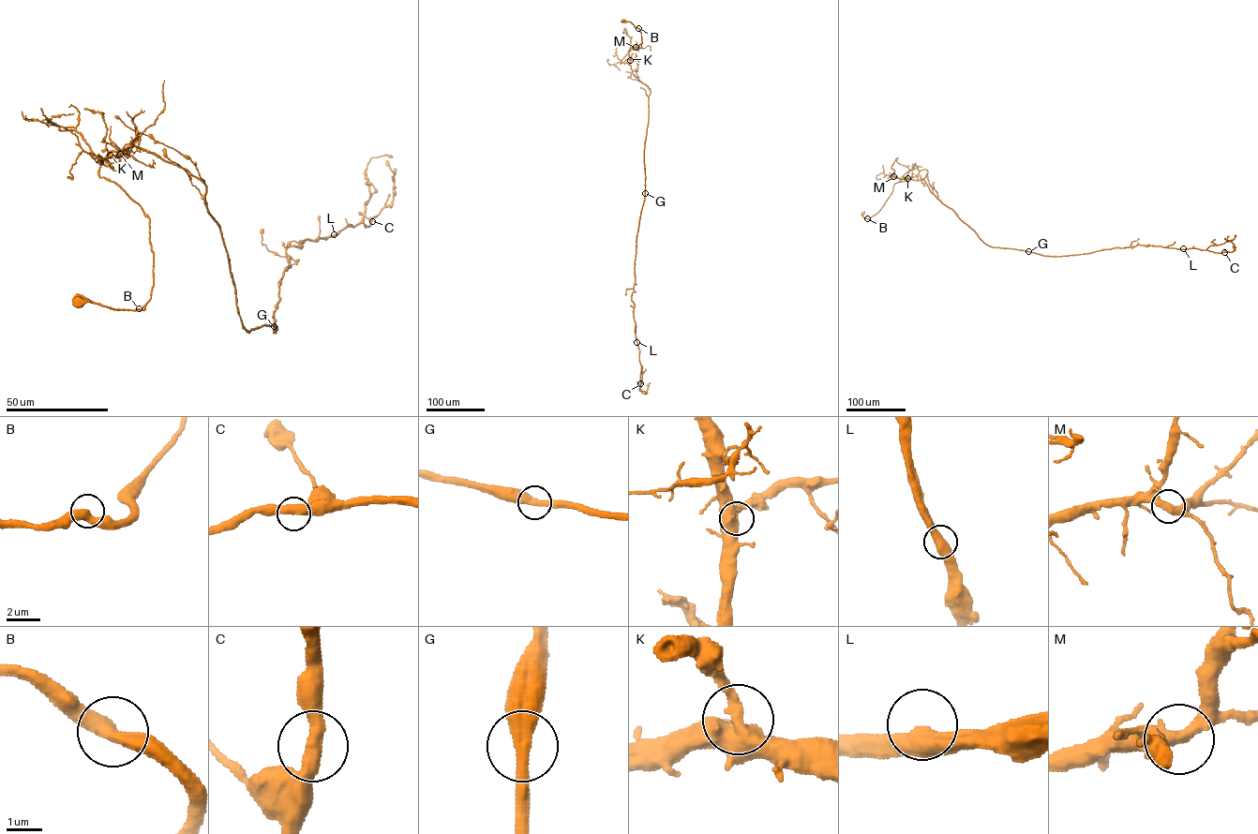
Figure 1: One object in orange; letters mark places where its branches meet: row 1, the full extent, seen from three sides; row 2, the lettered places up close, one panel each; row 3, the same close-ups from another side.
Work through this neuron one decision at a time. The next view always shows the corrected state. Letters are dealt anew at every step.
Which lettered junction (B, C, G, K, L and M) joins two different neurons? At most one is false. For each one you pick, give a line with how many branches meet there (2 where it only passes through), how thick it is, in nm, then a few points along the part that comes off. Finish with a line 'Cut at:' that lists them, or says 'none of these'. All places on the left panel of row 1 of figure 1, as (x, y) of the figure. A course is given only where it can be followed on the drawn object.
Cut at: none of these

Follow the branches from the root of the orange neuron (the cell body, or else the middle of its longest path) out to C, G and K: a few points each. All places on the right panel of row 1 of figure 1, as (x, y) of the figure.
C: (862, 214), (867, 218), (876, 214), (901, 179), (922, 178), (993, 247), (1051, 256), (1138, 245), (1224, 252)
G: (862, 214), (867, 218), (876, 214), (901, 179), (922, 179), (932, 193), (986, 244), (1028, 251)
K: (862, 214), (867, 218), (876, 214), (892, 192), (894, 184), (907, 178)

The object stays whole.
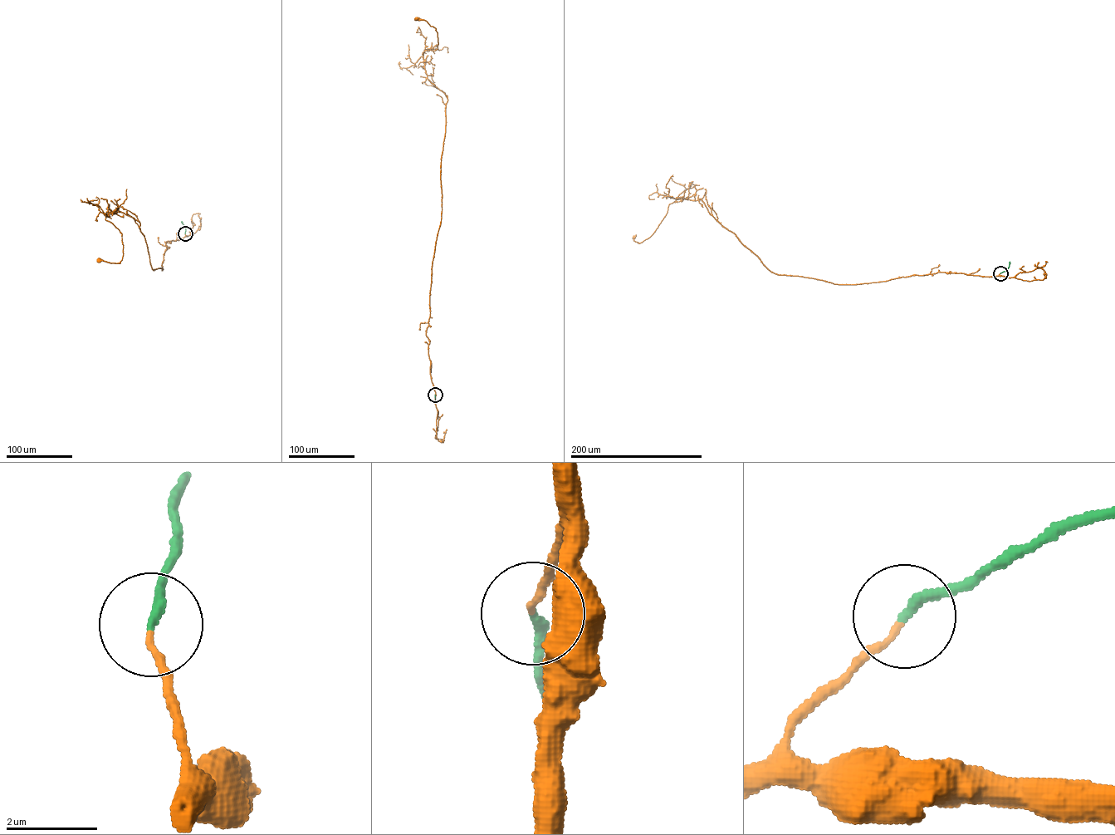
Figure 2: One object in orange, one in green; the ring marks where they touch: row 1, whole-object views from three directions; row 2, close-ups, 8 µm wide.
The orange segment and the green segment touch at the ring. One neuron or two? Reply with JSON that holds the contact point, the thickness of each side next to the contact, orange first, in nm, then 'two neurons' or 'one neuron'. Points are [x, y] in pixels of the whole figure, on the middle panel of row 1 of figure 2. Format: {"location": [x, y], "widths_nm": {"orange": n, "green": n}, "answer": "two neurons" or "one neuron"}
{"location": [435, 395], "widths_nm": {"orange": 130, "green": 220}, "answer": "one neuron"}

